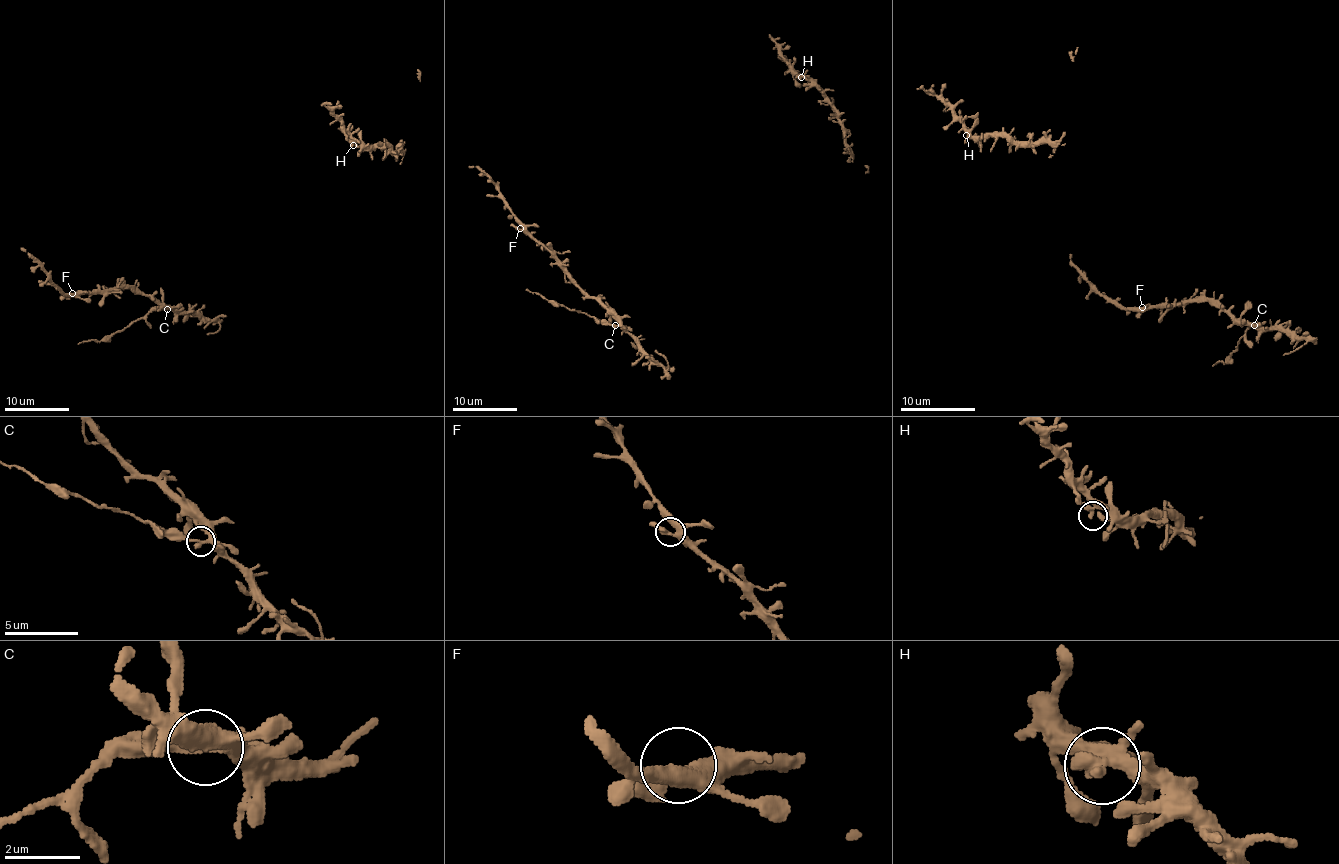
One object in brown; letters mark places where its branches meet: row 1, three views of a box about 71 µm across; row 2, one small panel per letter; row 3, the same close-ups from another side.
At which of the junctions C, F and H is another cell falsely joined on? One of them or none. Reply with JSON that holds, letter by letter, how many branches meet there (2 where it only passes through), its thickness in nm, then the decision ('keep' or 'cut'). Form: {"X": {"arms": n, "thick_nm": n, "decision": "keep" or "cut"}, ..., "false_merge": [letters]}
{"C": {"arms": 3, "thick_nm": 280, "decision": "cut"}, "F": {"arms": 3, "thick_nm": 320, "decision": "keep"}, "H": {"arms": 3, "thick_nm": 240, "decision": "keep"}, "false_merge": ["C"]}

